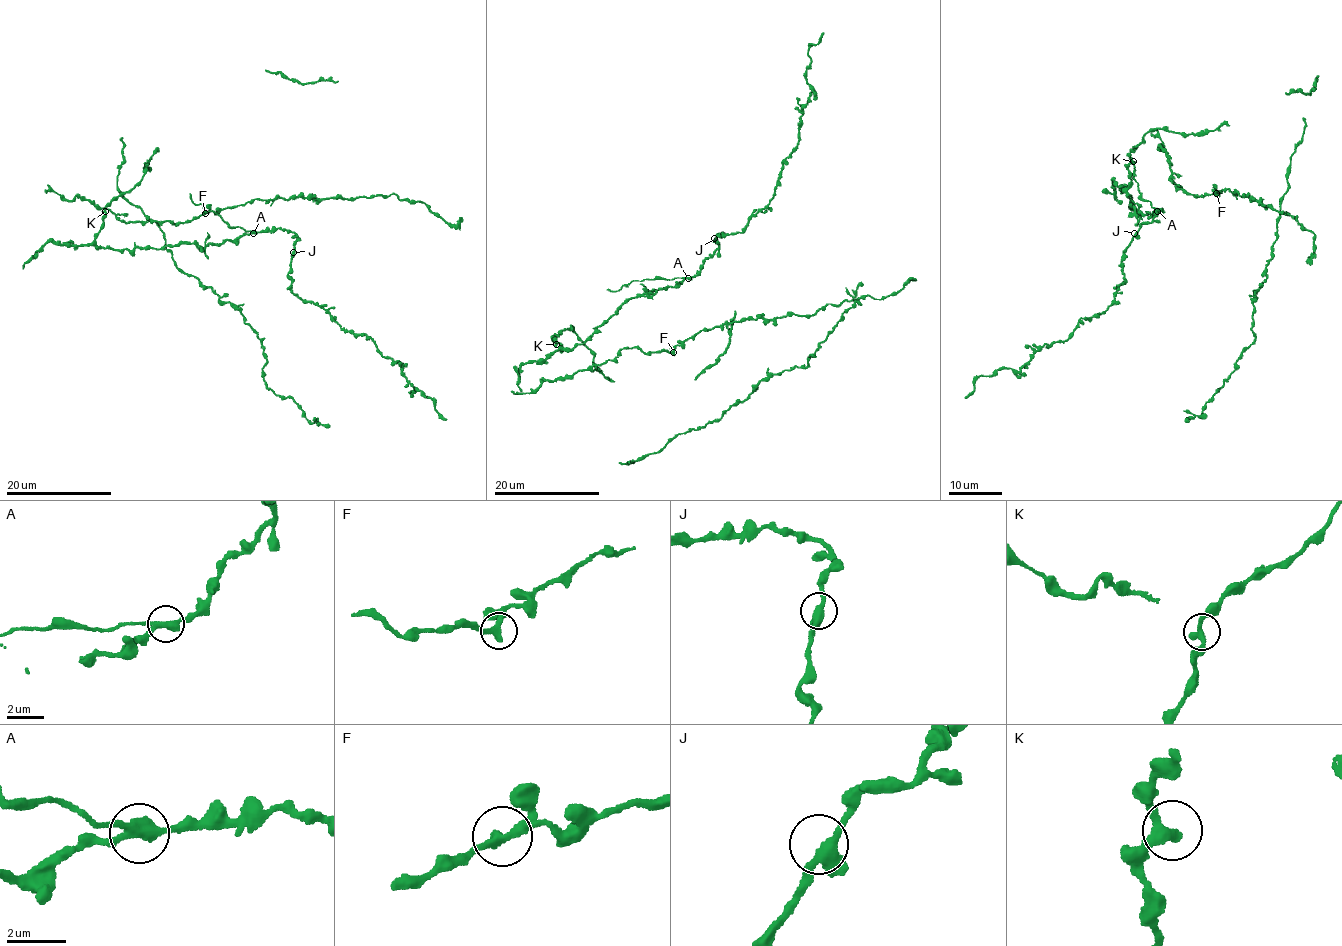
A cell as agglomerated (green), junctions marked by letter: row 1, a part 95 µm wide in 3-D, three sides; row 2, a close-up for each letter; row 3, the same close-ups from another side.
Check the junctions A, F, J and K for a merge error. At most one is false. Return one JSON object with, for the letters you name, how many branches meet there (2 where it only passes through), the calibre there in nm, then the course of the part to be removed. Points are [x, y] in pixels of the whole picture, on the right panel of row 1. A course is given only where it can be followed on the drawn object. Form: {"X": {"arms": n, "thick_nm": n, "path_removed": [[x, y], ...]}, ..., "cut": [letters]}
{"A": {"arms": 3, "thick_nm": 320, "path_removed": [[1158, 211], [1143, 199], [1132, 177], [1131, 156]]}, "cut": ["A"]}

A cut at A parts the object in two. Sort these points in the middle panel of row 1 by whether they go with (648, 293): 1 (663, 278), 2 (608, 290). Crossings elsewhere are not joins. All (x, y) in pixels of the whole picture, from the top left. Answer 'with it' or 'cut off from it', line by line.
1: cut off from it
2: cut off from it

